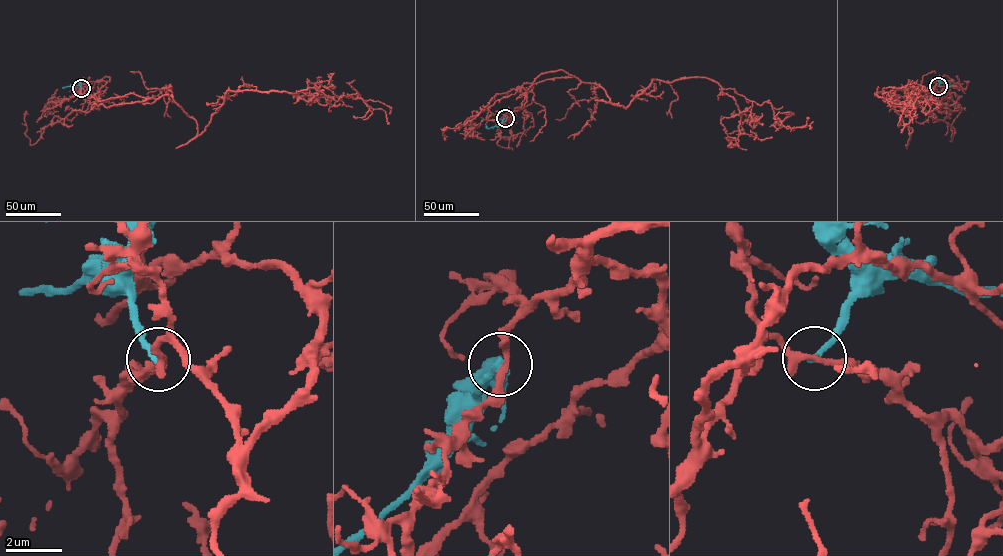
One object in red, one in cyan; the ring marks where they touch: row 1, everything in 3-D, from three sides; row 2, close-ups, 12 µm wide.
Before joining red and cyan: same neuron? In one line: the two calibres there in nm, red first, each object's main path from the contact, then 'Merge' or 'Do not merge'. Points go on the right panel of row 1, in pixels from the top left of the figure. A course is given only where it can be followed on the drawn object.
Thickness 200 nm (red) against 240 nm. Course of red: (938, 86), (924, 101), (883, 100), (893, 94), (910, 136), (884, 92), (874, 94), (912, 106), (902, 131). Course of cyan: (938, 86), (941, 82), (950, 84), (946, 85). Do not merge

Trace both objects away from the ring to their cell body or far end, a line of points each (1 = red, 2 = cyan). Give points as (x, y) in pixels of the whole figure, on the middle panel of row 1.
1: (505, 118), (541, 74), (563, 70), (625, 108), (653, 80), (706, 77), (770, 103), (787, 129), (809, 118)
2: (505, 118), (489, 128), (485, 124)

